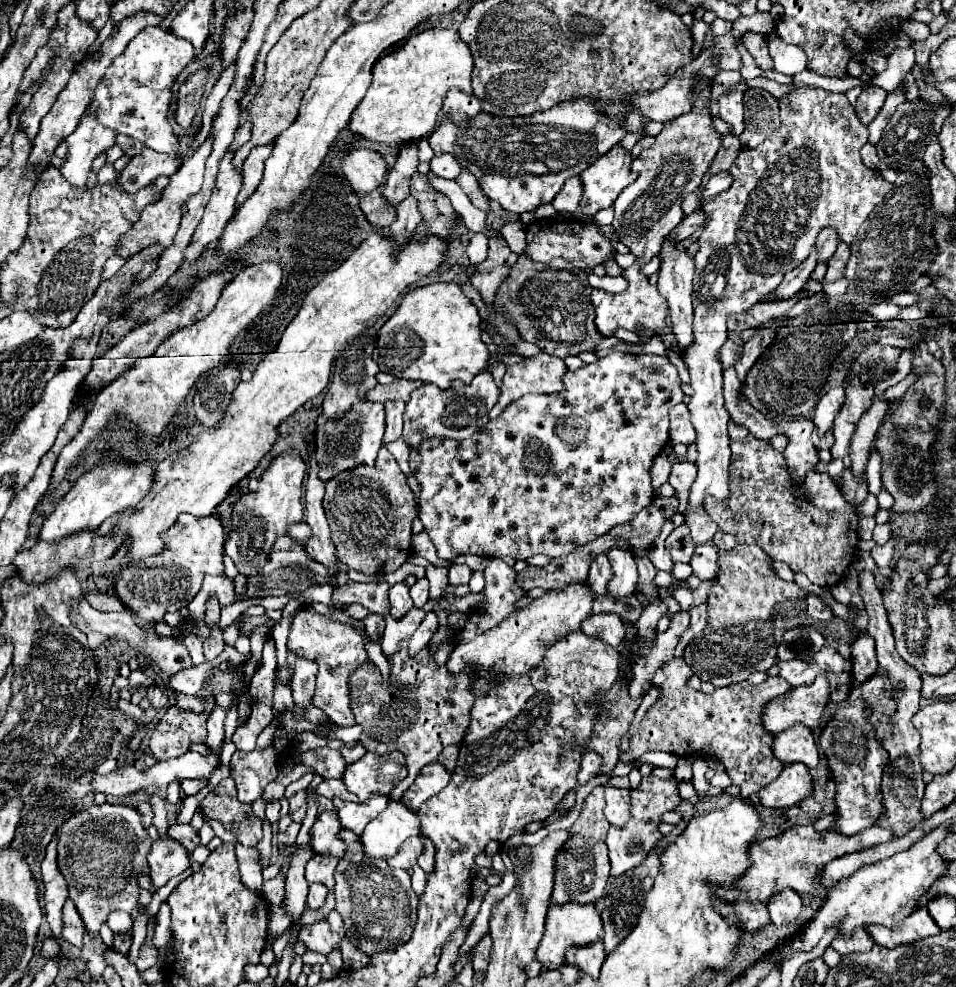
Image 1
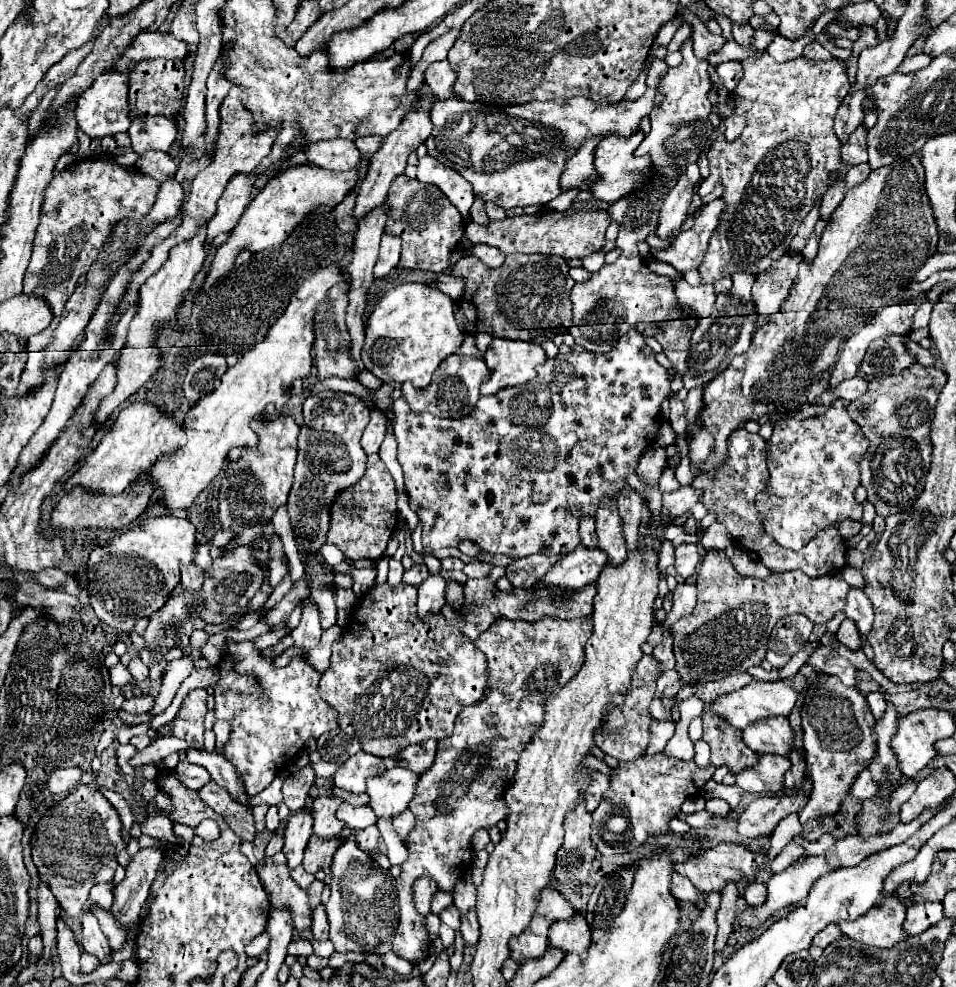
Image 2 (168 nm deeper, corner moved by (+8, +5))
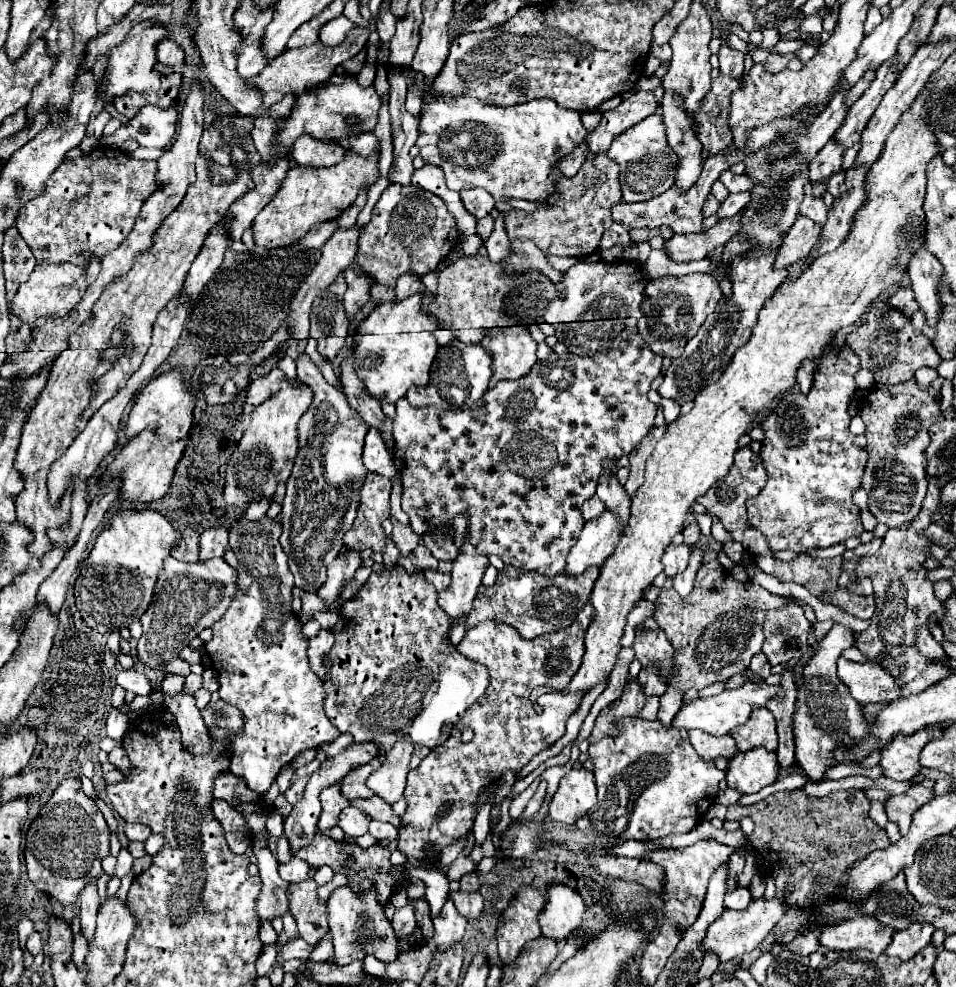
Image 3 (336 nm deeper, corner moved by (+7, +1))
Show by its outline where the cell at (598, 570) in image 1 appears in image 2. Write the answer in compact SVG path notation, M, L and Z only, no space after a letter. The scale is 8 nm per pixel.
M581 517L579 523L579 534L581 537L581 542L589 548L594 548L598 545L598 538L596 535L596 525L594 517Z

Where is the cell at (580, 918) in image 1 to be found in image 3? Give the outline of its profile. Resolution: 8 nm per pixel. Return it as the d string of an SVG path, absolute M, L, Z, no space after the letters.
M522 887L522 889L516 891L514 903L508 907L508 911L502 913L502 917L500 917L502 925L496 929L498 955L500 955L500 961L502 961L504 965L512 963L512 961L518 957L518 953L522 951L522 947L524 947L530 939L536 939L536 937L542 935L542 933L540 933L540 927L538 927L538 915L540 915L542 907L544 907L544 895L542 895L538 889L534 889L534 887Z

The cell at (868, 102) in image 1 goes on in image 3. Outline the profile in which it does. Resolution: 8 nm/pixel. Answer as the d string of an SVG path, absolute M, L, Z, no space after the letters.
M830 139L810 163L810 181L820 183L820 181L826 181L830 175L838 173L842 169L840 167L842 155L844 155L844 149L834 139Z

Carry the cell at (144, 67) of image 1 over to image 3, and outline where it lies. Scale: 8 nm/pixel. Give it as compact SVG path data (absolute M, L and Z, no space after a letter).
M162 41L158 45L158 61L164 65L178 65L184 61L184 49L174 41Z

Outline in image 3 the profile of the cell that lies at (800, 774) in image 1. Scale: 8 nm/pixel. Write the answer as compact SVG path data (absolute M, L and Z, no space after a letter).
M750 749L746 753L736 753L728 761L726 781L728 787L742 793L756 793L778 779L778 759L776 753L766 749Z

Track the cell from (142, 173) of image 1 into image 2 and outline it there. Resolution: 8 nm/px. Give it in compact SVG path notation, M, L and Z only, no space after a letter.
M155 115L135 119L127 133L131 137L131 147L137 155L143 155L145 151L169 153L177 137L177 127L169 117Z

